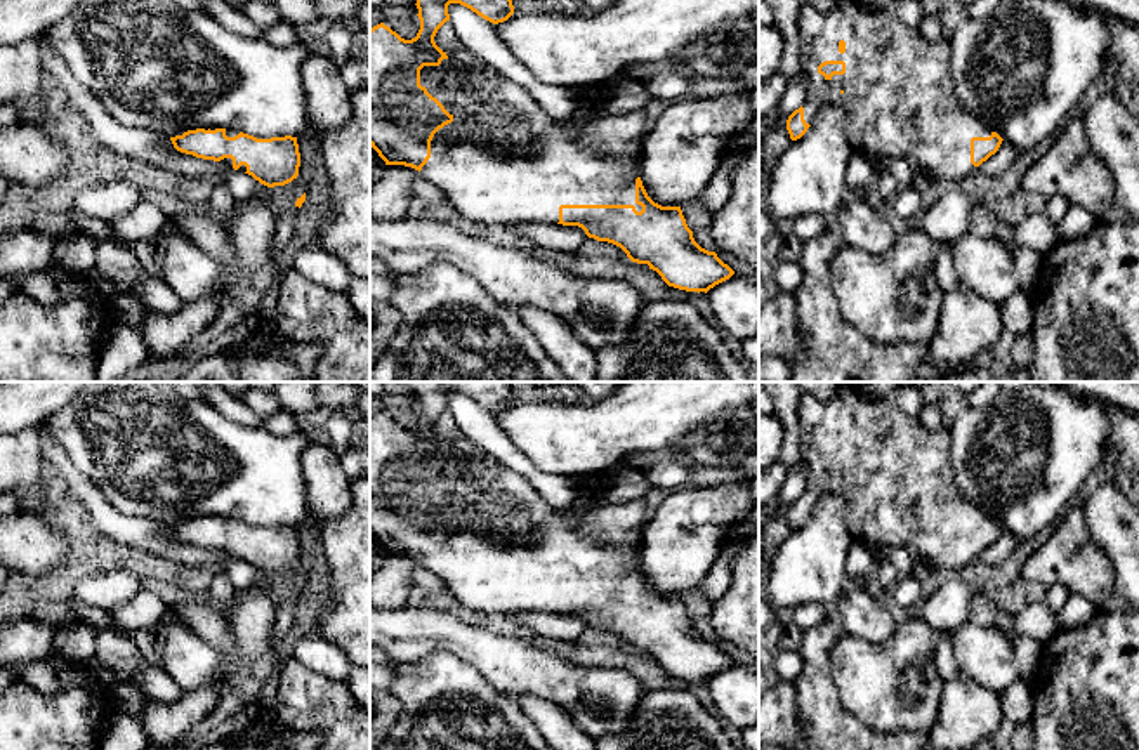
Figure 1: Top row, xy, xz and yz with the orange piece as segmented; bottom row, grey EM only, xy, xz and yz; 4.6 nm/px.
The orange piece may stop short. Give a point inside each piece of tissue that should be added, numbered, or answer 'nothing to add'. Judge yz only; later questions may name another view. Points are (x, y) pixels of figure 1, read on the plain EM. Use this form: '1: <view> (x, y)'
1: yz (898, 490)

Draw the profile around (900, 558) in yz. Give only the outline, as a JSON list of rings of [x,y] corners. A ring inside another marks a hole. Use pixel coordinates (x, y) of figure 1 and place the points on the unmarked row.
[[[866,545],[868,550],[873,556],[875,566],[879,566],[882,561],[891,561],[901,576],[910,573],[912,568],[912,556],[906,549],[901,547],[877,547],[877,545]]]

